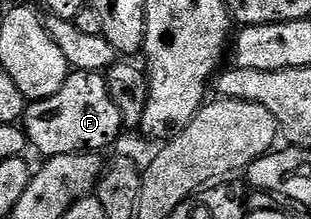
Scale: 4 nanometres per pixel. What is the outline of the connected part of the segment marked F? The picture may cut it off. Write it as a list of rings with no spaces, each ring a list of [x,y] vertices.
[[[71,70],[60,93],[52,93],[47,99],[33,100],[26,108],[24,130],[31,148],[42,154],[77,155],[79,153],[102,153],[124,132],[122,114],[112,101],[112,93],[106,77],[100,71]]]

